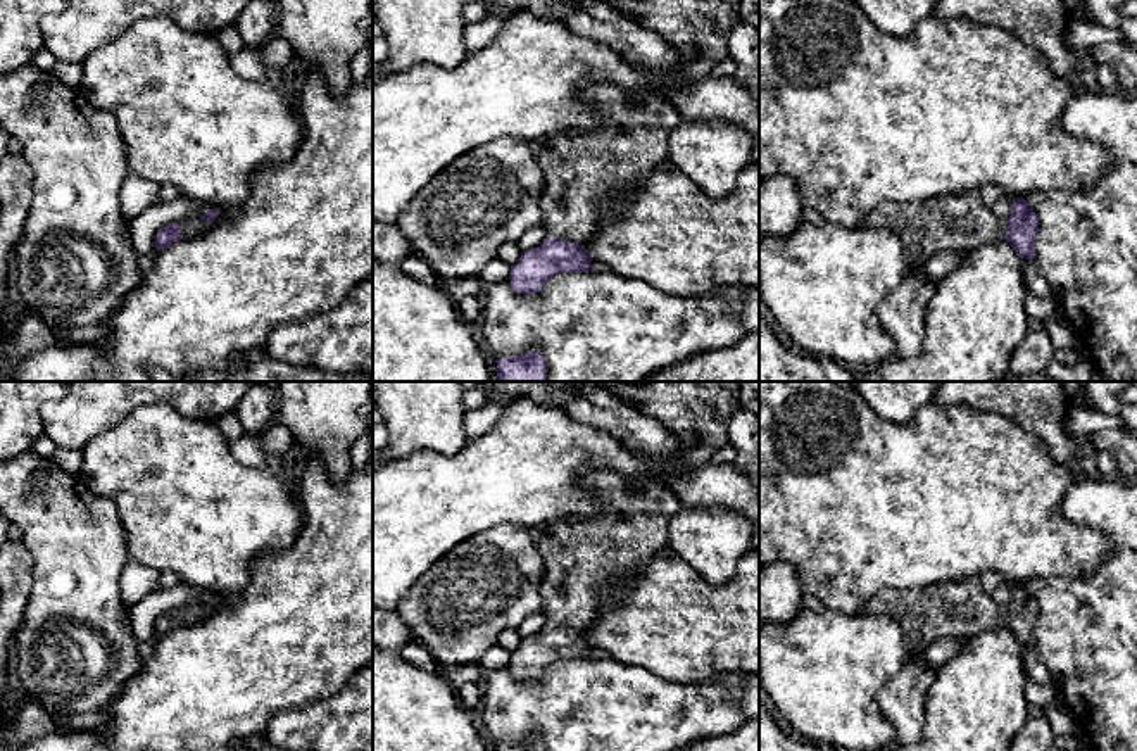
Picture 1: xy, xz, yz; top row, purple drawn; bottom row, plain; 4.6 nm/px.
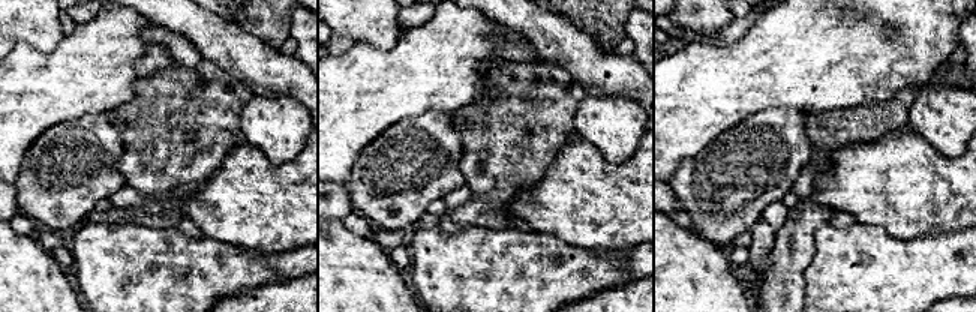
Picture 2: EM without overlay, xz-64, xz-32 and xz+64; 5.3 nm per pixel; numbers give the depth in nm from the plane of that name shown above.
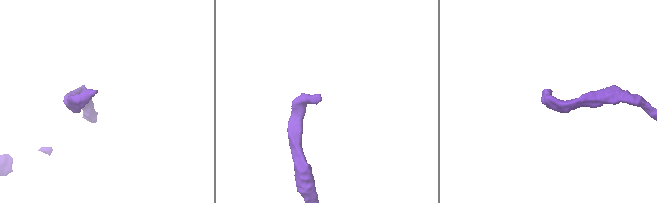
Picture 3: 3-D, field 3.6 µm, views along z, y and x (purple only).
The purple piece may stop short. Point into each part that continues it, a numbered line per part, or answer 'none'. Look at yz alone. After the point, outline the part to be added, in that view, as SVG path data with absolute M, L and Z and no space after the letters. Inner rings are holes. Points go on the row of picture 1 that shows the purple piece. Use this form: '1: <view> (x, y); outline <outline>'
1: yz (963, 221); outline M980 190L927 202L883 202L859 226L894 231L904 245L909 269L923 269L937 252L970 252L1002 242L1006 233L1006 221L982 202Z

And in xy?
1: xy (190, 228); outline M186 219L186 221L179 223L183 240L198 237L200 233L207 231L209 226L210 226L210 223L205 219Z

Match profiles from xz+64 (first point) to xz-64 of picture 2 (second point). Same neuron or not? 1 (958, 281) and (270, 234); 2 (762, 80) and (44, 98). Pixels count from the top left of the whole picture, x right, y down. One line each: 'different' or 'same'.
1: different
2: same

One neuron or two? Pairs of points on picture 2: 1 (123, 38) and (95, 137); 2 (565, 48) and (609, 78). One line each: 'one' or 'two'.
1: two
2: one

